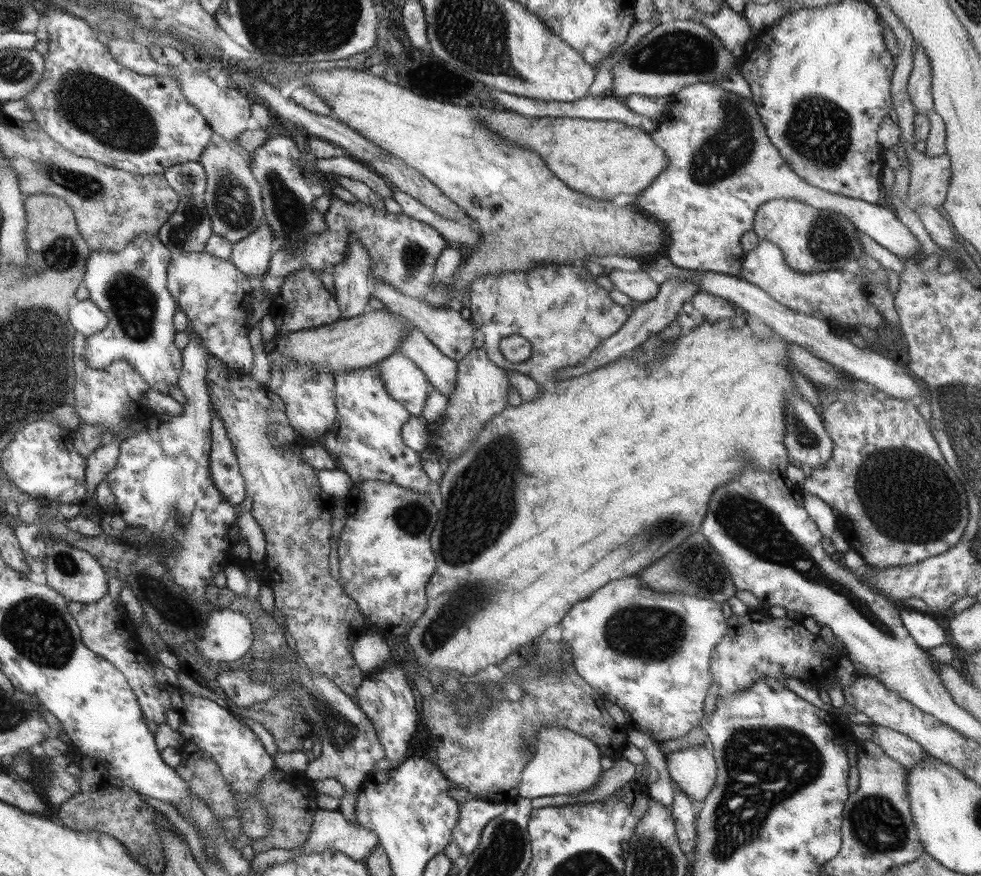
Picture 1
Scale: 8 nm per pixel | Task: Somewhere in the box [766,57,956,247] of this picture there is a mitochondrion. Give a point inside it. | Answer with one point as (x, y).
(818, 130)

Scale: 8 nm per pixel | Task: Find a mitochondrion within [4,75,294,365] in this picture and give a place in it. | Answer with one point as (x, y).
(133, 302)

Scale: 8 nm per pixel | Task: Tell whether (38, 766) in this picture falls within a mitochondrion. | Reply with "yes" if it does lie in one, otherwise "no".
no

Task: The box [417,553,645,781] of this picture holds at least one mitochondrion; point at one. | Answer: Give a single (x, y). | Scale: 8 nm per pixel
(523, 737)

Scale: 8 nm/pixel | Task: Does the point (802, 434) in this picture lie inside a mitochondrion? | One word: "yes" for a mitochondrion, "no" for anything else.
yes

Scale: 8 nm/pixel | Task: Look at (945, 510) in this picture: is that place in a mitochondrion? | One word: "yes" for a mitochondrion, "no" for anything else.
yes

